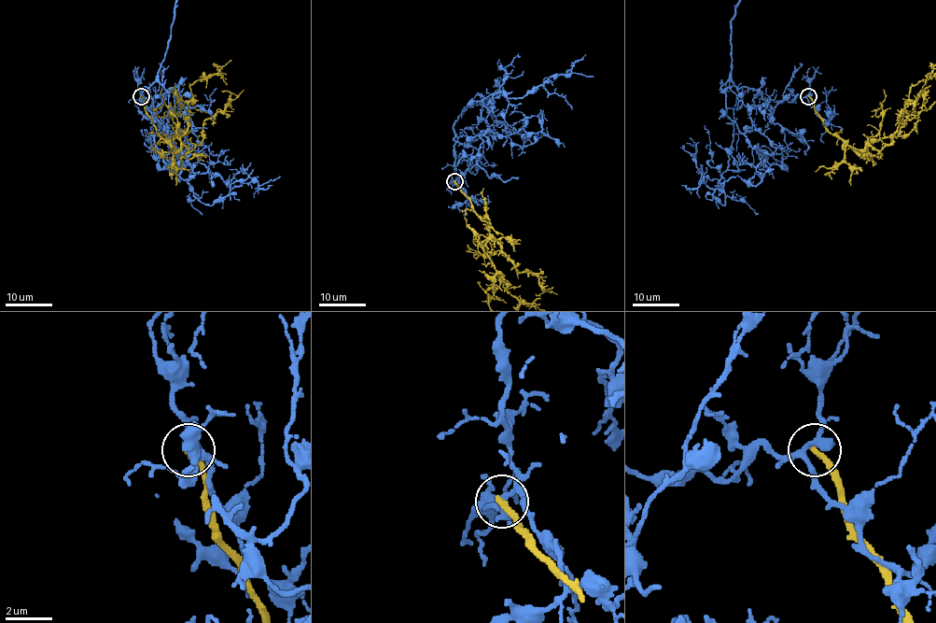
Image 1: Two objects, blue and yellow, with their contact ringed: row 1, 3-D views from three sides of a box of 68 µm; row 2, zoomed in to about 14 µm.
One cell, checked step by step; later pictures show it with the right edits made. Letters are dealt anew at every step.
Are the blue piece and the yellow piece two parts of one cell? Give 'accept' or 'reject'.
reject

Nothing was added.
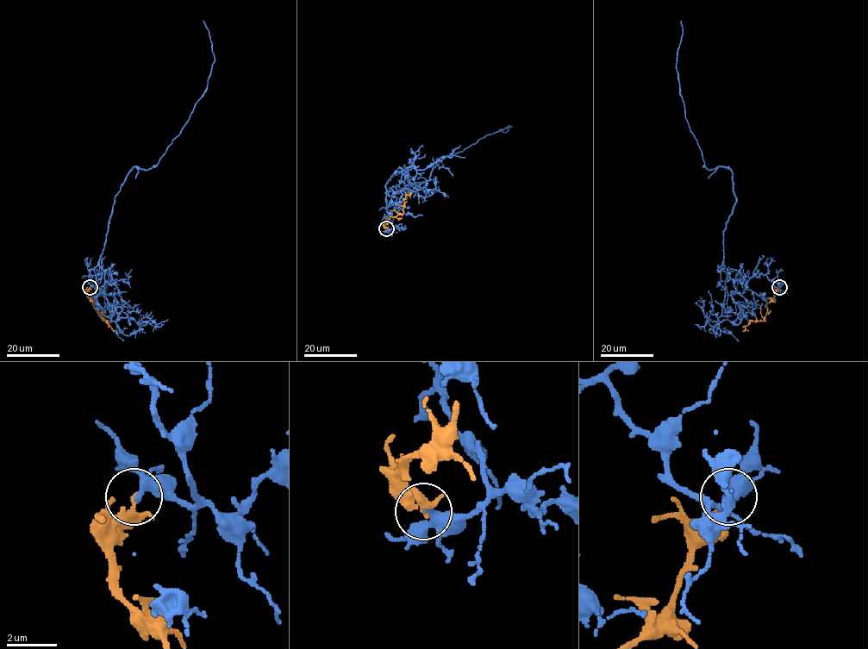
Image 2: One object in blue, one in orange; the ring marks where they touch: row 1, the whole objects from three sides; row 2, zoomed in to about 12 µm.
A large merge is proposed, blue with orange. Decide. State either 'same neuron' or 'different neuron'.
different neuron

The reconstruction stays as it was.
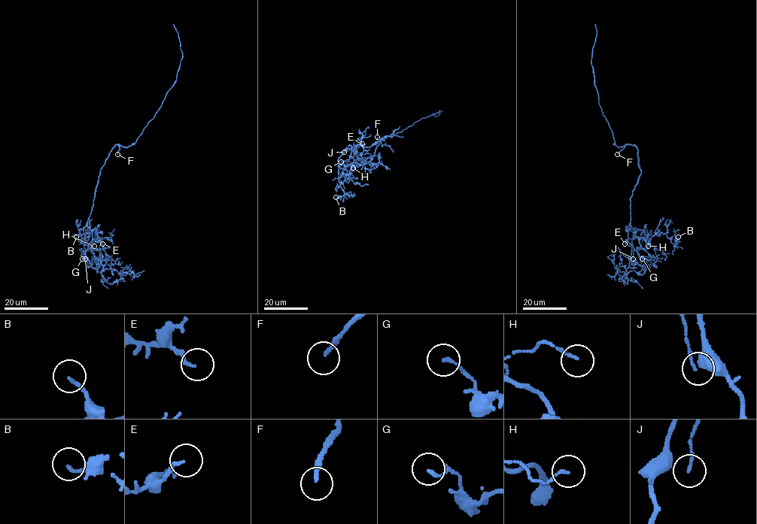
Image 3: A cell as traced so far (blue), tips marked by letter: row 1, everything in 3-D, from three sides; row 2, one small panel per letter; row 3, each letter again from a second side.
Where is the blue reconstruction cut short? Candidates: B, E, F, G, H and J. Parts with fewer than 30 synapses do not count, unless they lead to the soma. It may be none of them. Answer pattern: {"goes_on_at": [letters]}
{"goes_on_at": ["F"]}

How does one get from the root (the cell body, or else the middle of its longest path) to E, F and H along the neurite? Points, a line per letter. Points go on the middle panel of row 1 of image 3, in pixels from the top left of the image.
E: (365, 157), (359, 160), (352, 149), (346, 149), (349, 145), (353, 148), (362, 143)
F: (365, 157), (374, 154), (379, 143), (377, 137)
H: (365, 157), (359, 160), (352, 149), (345, 149), (338, 160), (338, 166), (353, 168)

